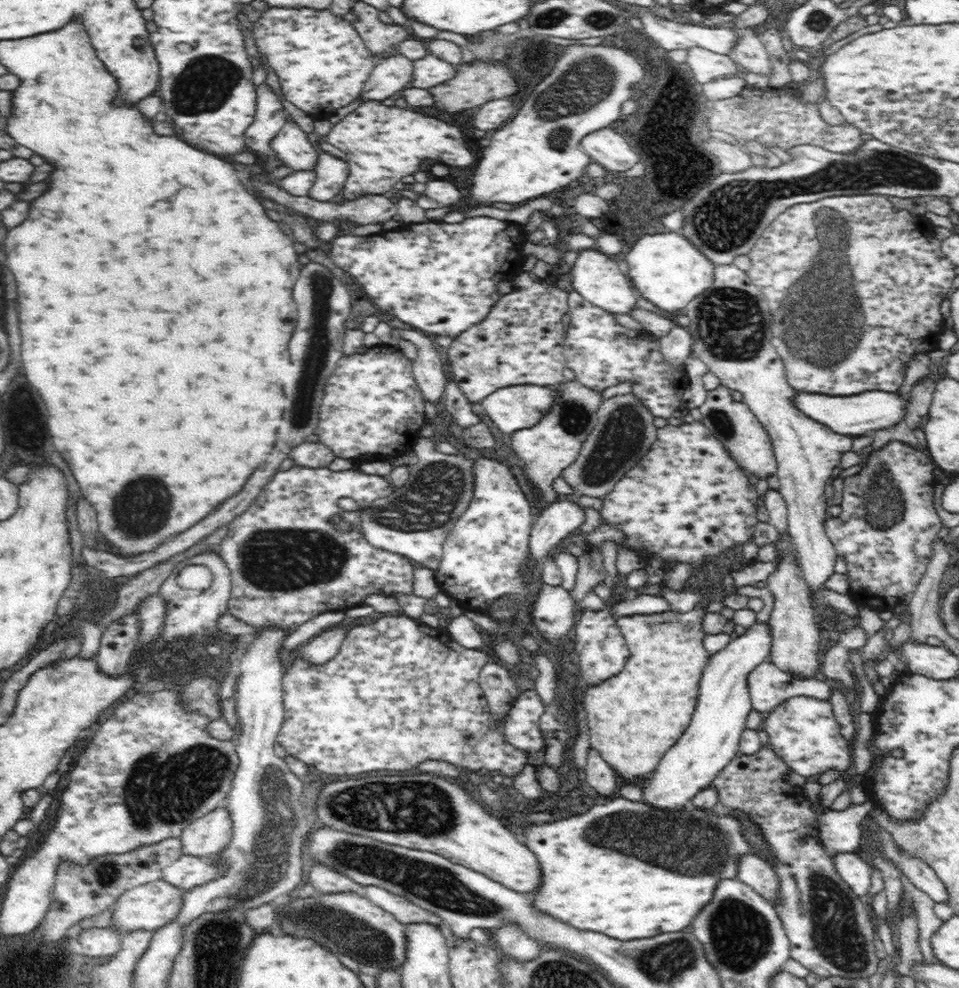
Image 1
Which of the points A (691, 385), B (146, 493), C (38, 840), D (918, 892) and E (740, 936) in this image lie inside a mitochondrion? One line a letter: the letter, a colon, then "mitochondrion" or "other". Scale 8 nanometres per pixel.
A: other
B: mitochondrion
C: other
D: other
E: mitochondrion

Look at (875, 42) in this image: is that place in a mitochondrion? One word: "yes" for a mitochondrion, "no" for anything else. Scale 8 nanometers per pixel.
no

